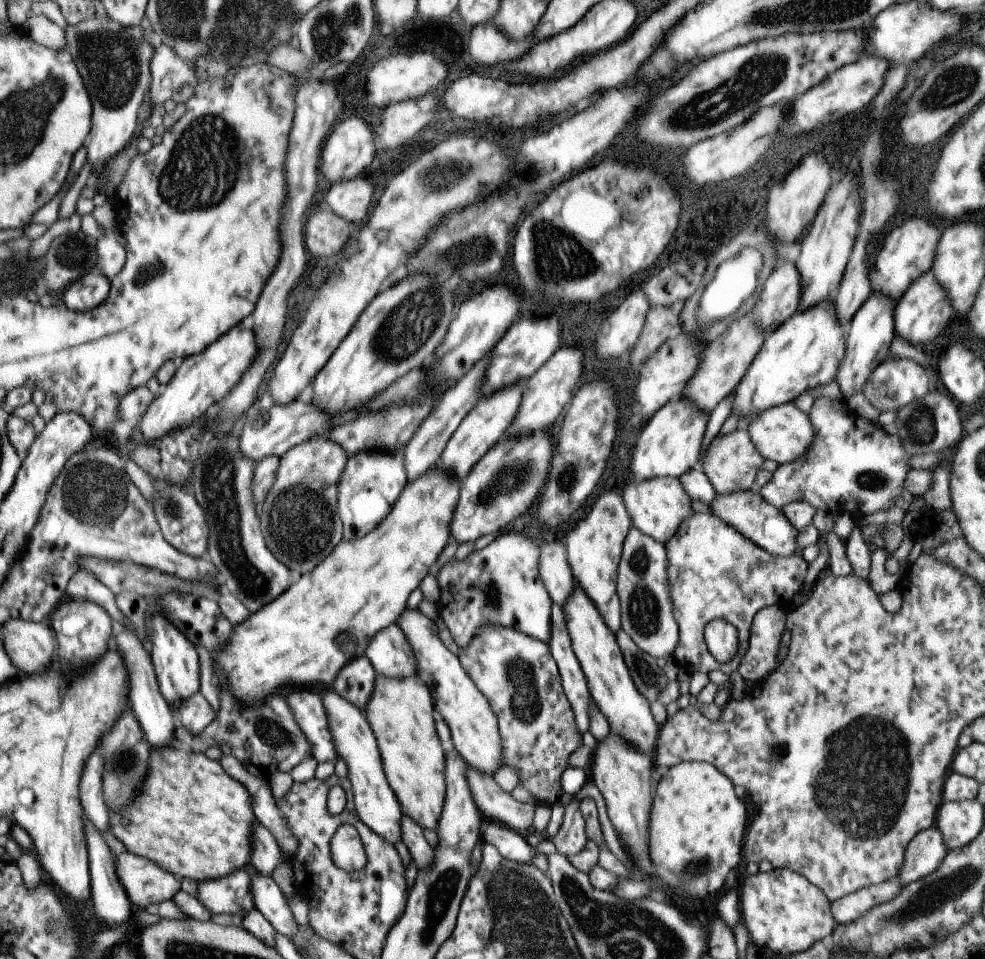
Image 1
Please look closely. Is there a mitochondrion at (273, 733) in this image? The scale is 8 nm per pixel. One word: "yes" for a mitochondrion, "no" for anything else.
yes

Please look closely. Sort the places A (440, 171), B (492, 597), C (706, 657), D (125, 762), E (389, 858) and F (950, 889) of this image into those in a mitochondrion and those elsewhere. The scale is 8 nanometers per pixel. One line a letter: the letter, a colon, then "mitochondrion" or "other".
A: mitochondrion
B: mitochondrion
C: other
D: mitochondrion
E: other
F: mitochondrion

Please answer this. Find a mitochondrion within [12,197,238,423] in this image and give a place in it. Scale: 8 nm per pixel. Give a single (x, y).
(155, 270)

